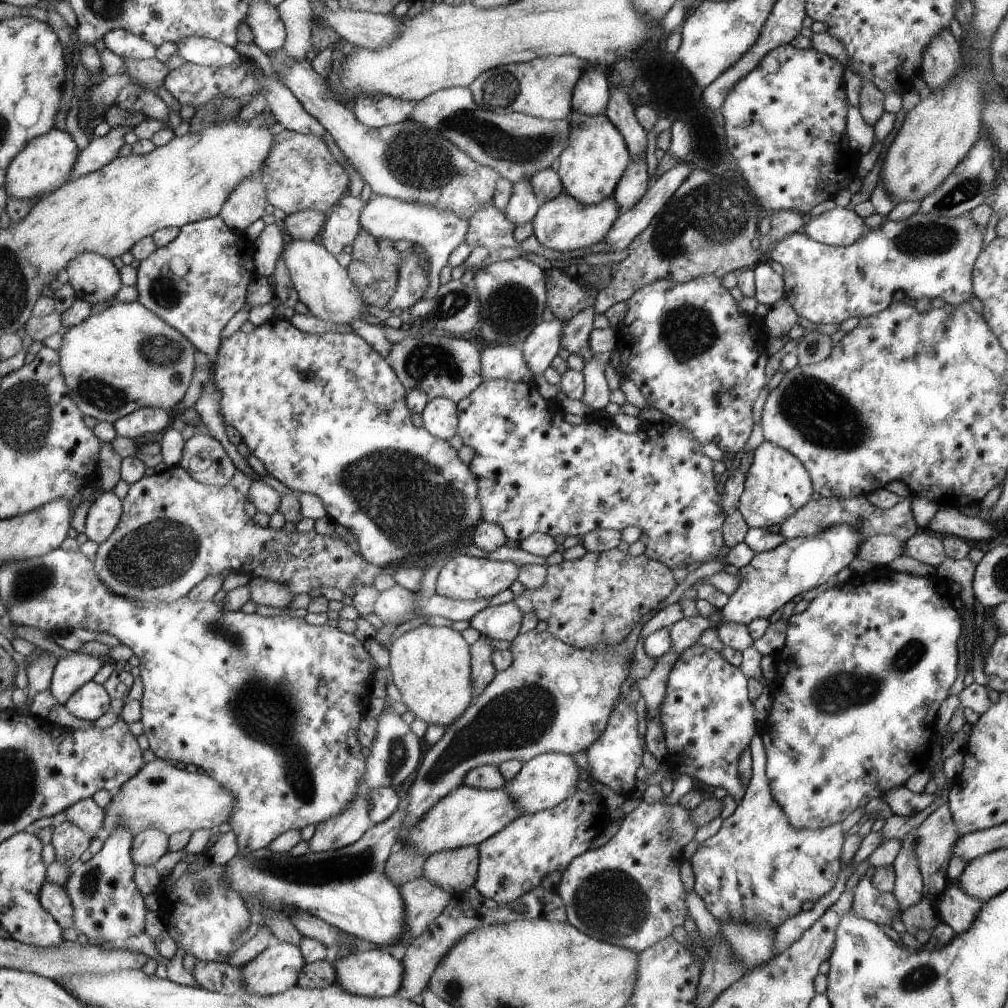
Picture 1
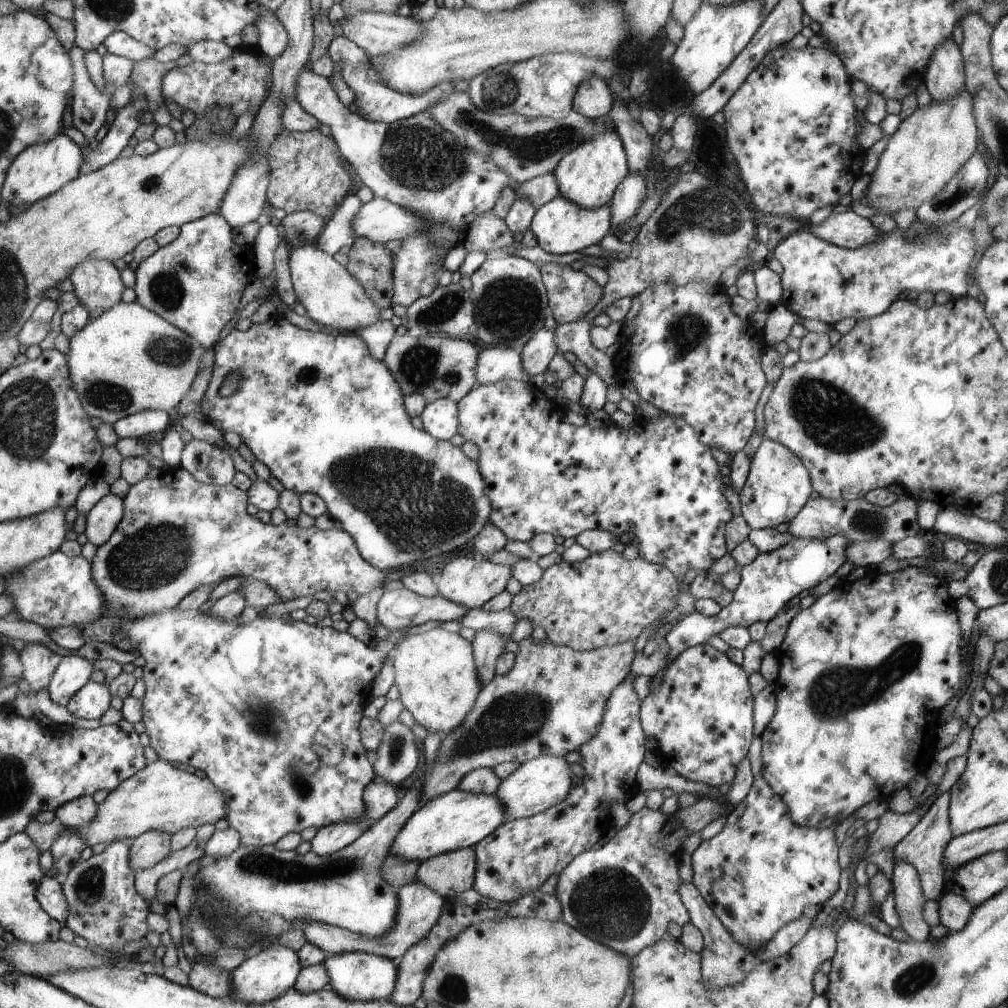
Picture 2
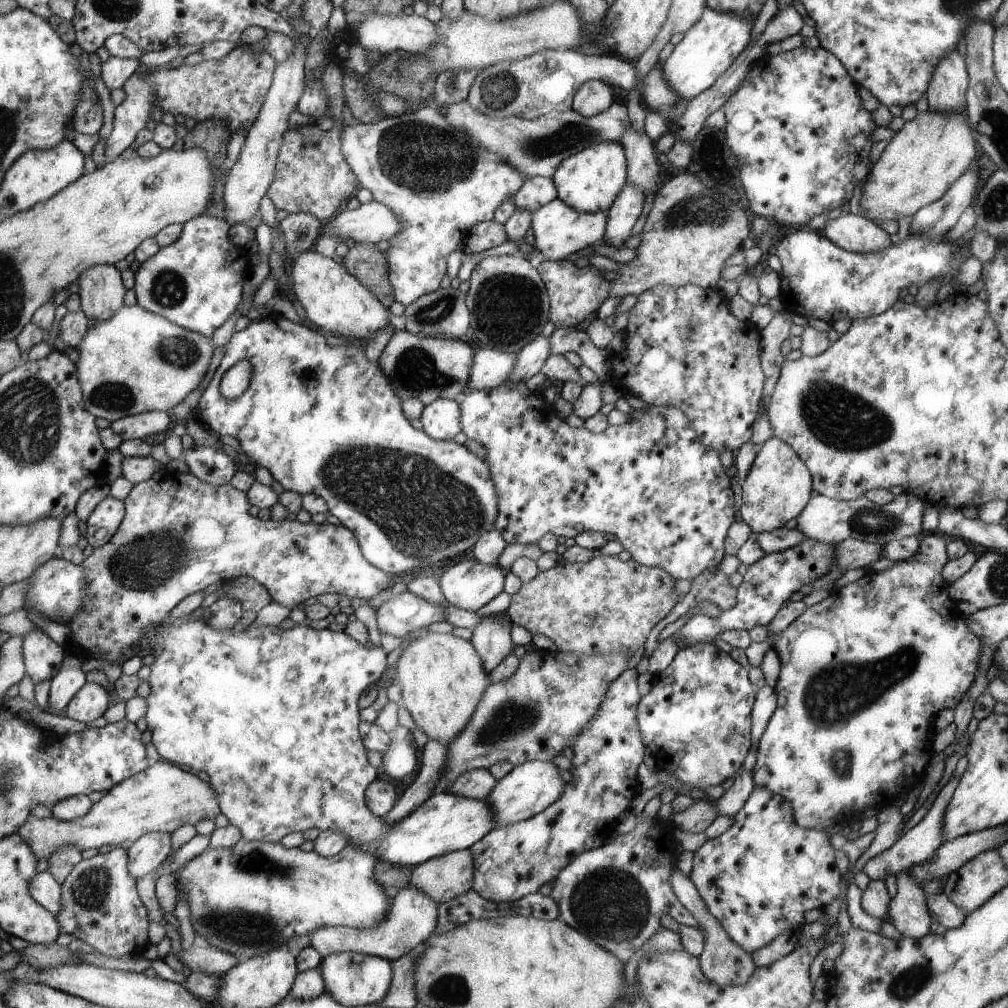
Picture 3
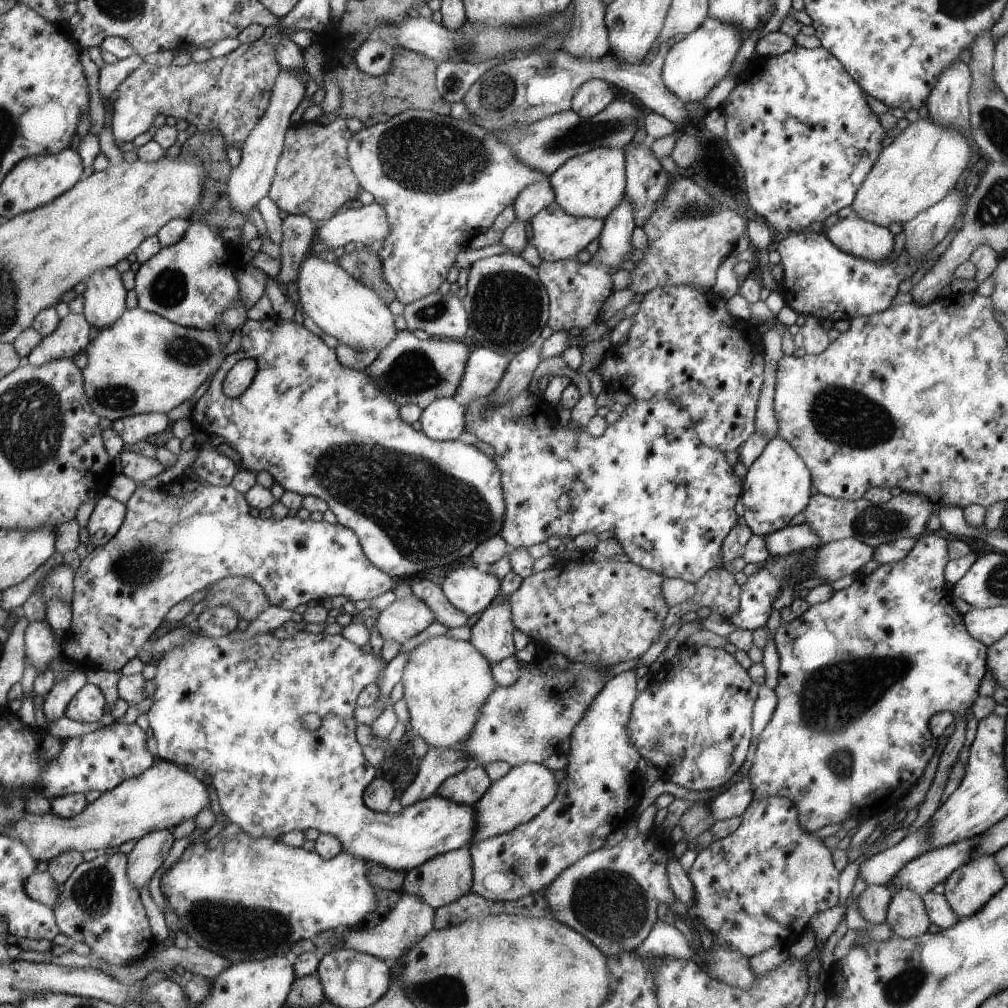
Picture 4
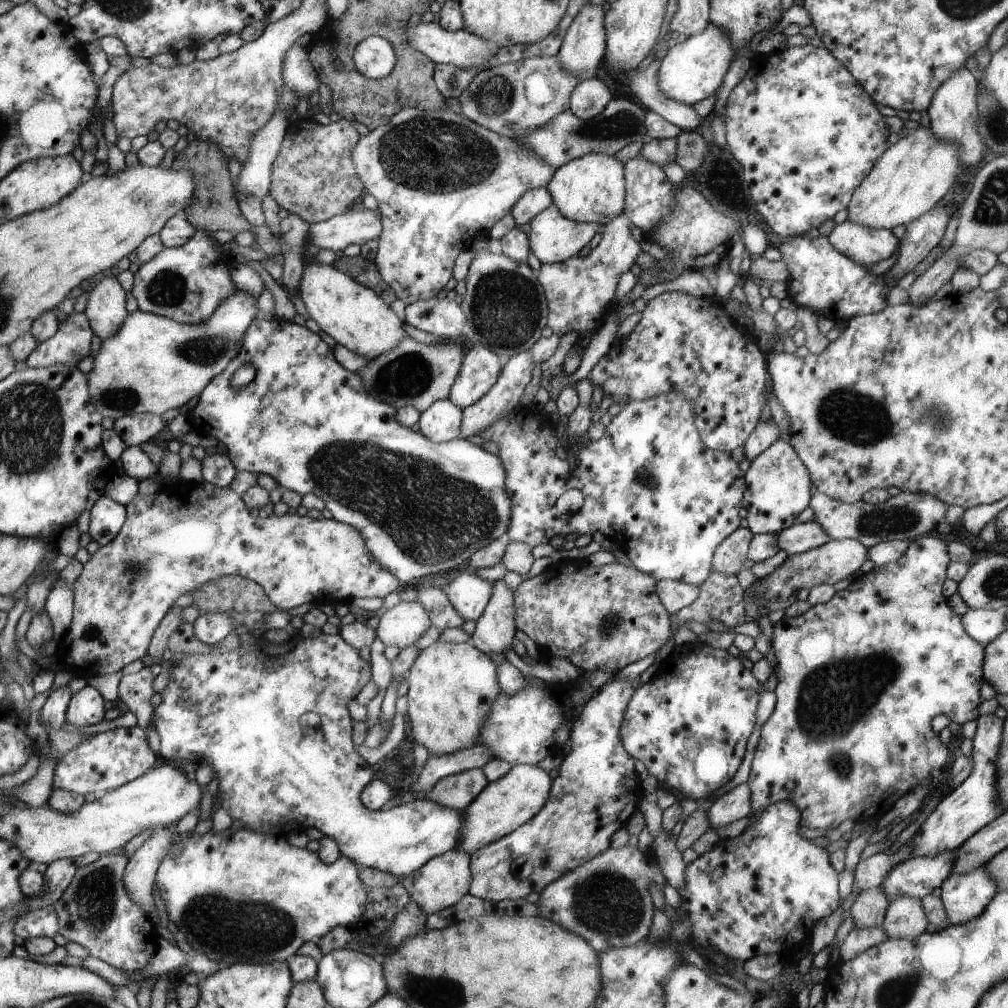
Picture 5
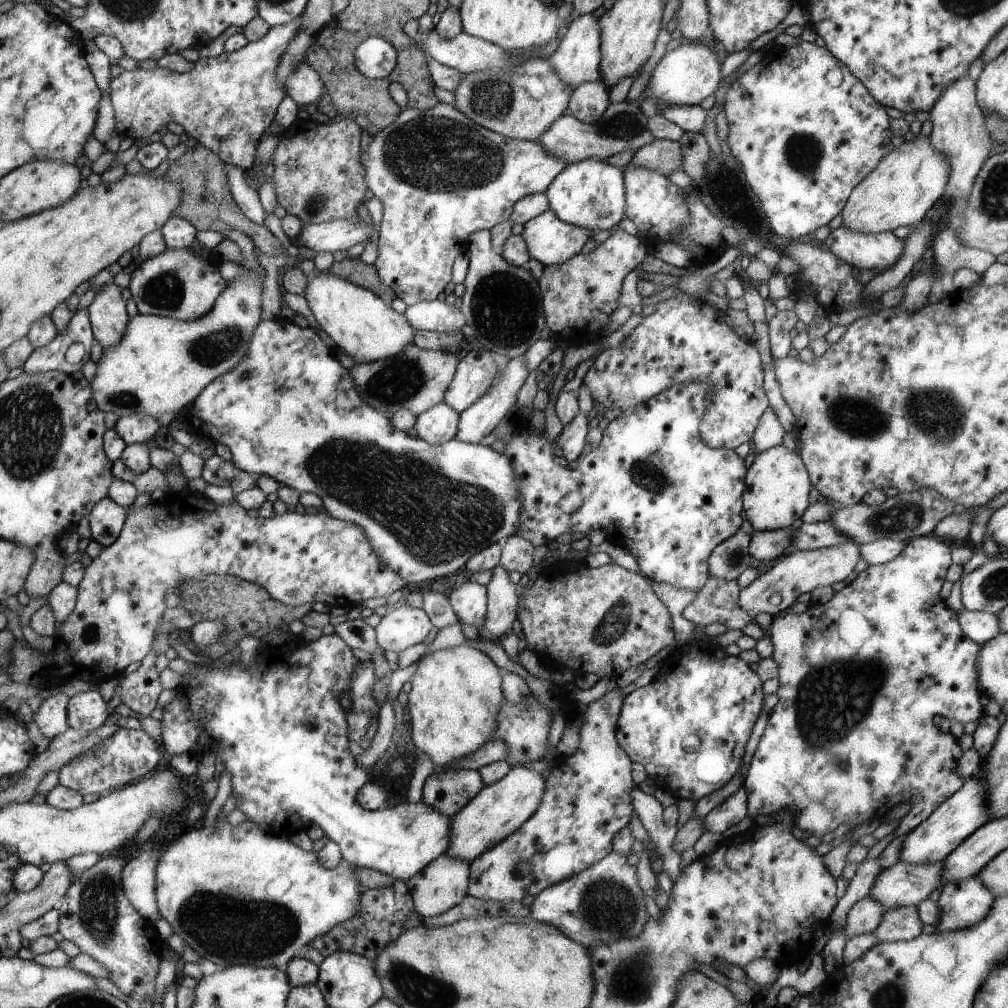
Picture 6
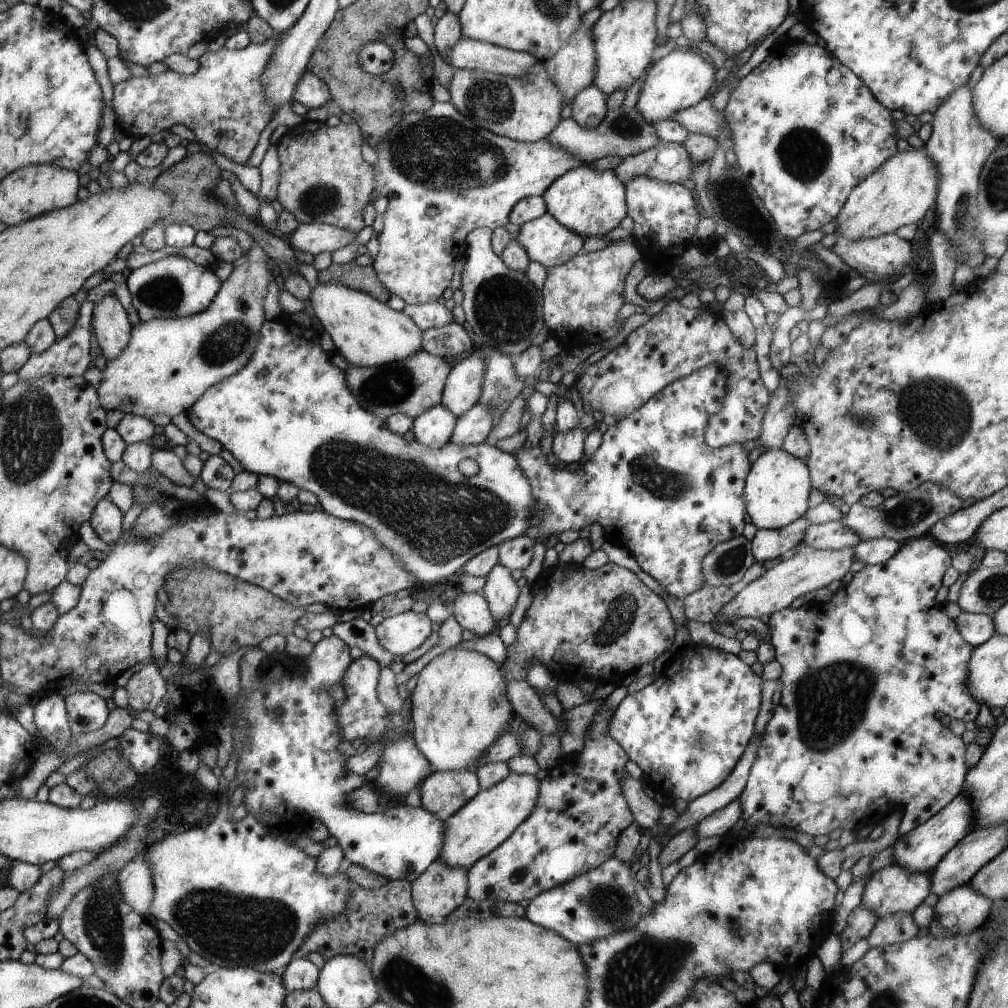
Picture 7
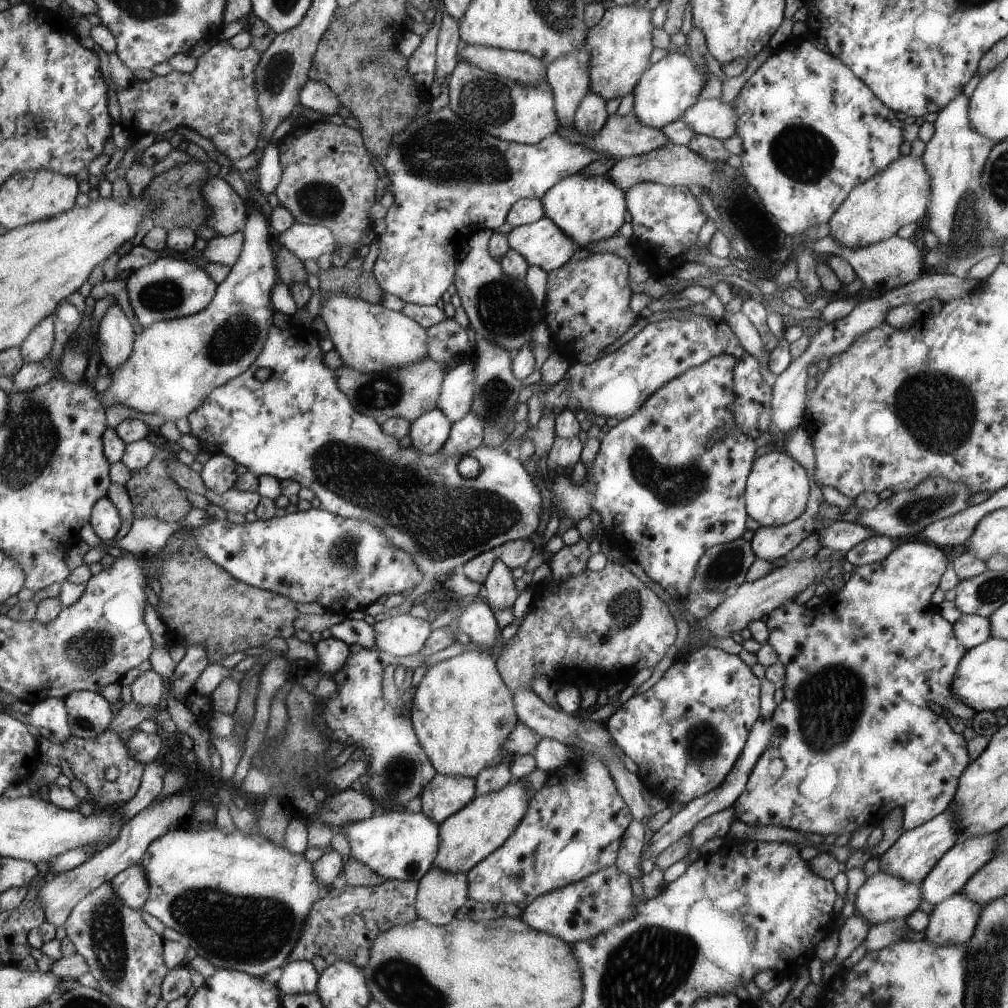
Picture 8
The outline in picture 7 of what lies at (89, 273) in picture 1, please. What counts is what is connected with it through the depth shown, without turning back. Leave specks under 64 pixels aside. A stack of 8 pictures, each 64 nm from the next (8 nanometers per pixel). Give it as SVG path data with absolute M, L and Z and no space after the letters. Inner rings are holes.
M109 294L95 305L92 325L101 353L107 361L121 356L130 341L126 308L115 294Z

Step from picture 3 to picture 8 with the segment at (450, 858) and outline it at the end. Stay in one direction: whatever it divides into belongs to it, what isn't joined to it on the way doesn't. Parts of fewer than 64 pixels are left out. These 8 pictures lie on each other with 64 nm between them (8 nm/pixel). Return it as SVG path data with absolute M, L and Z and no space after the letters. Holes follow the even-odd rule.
M433 864L418 882L416 913L433 925L451 922L468 898L466 873L451 874Z

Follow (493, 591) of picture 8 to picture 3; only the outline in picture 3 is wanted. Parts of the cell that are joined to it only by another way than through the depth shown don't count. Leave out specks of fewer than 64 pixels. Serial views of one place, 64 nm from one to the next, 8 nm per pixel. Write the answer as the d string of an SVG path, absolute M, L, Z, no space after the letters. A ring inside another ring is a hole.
M505 612L483 616L482 622L472 630L468 641L483 661L485 672L490 672L505 656L512 653L511 623Z

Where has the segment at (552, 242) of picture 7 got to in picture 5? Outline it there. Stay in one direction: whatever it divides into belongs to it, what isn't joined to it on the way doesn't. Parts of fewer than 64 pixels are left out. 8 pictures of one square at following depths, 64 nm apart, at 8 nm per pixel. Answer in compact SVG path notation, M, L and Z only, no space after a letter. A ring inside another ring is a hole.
M553 204L539 212L529 222L529 225L531 228L528 238L529 249L540 263L550 264L568 261L570 257L576 256L600 230L596 223L576 222L565 219Z

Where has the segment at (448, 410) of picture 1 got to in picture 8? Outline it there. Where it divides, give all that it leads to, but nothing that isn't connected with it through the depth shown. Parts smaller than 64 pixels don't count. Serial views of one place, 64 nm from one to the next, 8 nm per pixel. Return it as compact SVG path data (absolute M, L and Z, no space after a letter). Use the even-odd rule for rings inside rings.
M436 408L424 412L415 421L410 422L408 435L410 446L423 454L433 454L440 450L441 445L448 440L452 424L447 416Z

